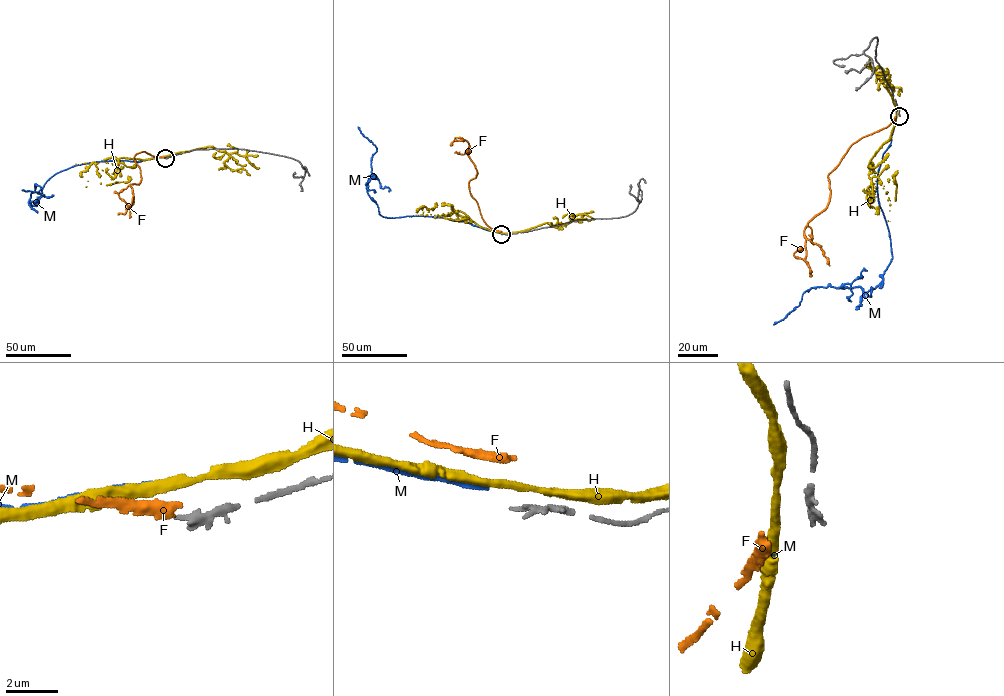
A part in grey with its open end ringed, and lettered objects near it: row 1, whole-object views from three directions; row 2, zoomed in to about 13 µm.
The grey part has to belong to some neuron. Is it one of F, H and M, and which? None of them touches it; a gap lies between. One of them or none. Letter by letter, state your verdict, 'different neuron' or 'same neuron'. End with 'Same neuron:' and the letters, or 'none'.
F: different neuron
H: different neuron
M: different neuron
Same neuron: none

